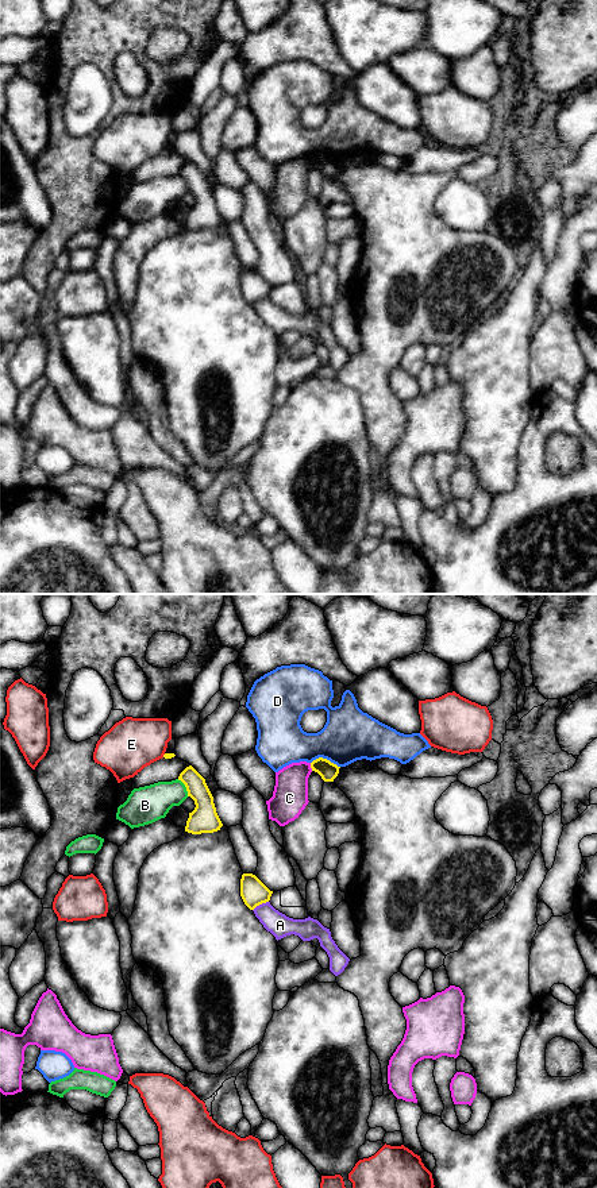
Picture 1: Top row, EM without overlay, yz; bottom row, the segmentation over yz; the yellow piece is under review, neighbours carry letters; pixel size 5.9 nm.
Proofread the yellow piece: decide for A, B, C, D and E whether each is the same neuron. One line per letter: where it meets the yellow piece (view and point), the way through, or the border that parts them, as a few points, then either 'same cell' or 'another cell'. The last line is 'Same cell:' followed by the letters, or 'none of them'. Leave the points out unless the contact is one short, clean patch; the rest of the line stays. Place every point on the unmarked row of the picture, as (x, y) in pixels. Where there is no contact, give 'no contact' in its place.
A: yz (260, 299) | along yz (268, 296), (253, 305) | another cell
B: yz (185, 181) | along yz (177, 174), (184, 180), (188, 191) | another cell
C: yz (311, 162) | along yz (309, 158), (312, 165) | another cell
D: yz (326, 154) | another cell
E: yz (164, 150) | another cell
Same cell: none of them

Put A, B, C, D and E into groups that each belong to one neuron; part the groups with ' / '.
A / B / C / D / E

